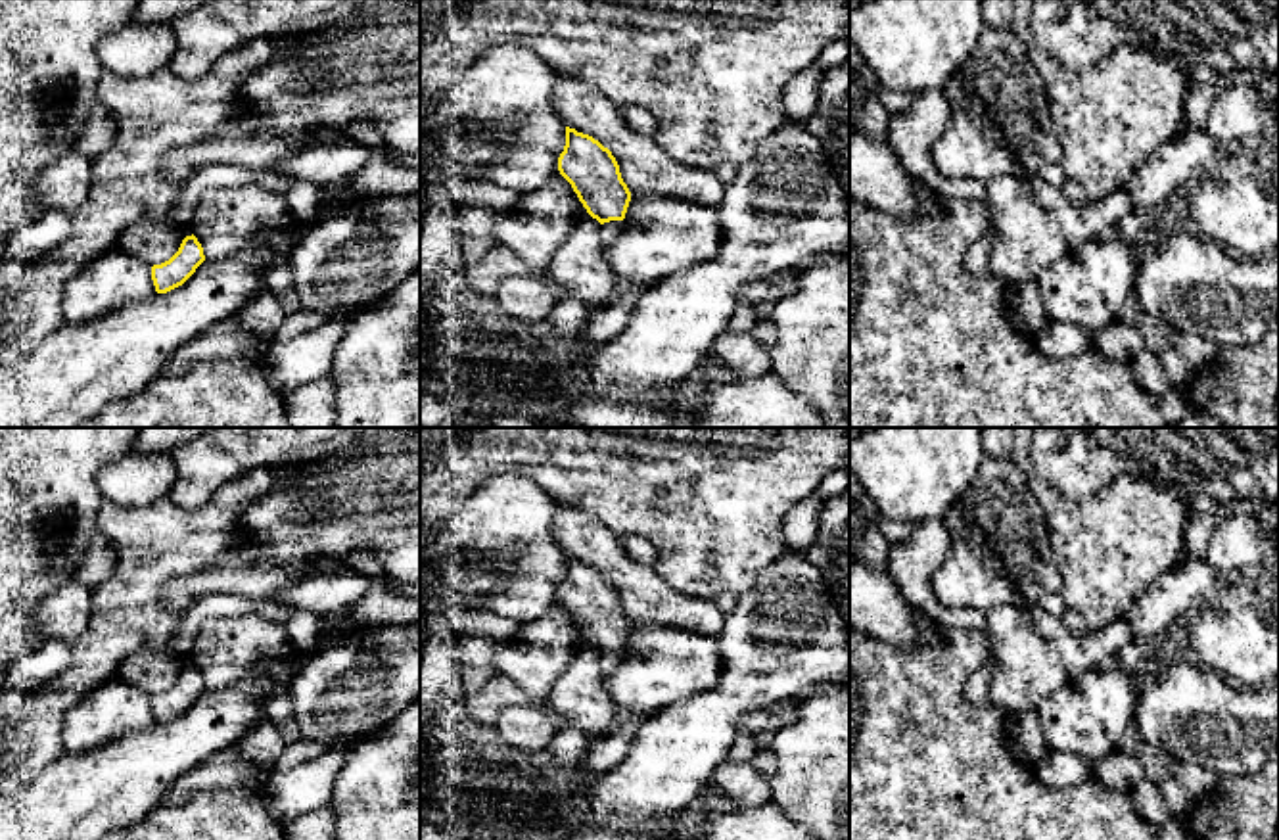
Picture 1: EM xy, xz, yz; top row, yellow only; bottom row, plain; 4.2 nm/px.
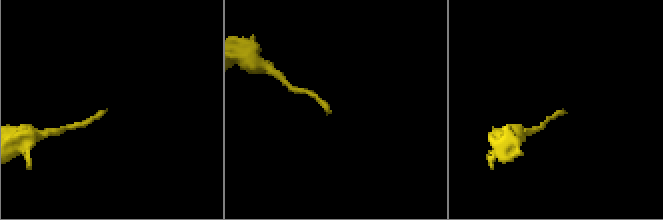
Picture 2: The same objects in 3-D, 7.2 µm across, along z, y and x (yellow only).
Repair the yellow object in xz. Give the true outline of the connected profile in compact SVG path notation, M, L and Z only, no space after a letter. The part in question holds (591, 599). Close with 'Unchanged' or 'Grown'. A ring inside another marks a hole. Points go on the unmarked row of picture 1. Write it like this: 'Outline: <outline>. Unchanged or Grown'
Outline: M566 556L566 575L558 587L560 604L571 614L587 642L600 652L608 675L625 660L631 621L612 581L589 564Z. Grown

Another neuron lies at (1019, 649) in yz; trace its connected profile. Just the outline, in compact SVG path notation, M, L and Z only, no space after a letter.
M1001 604L984 618L997 660L989 700L1007 713L1035 712L1068 679L1095 667L1133 639L1126 616L1080 635L1039 606Z

